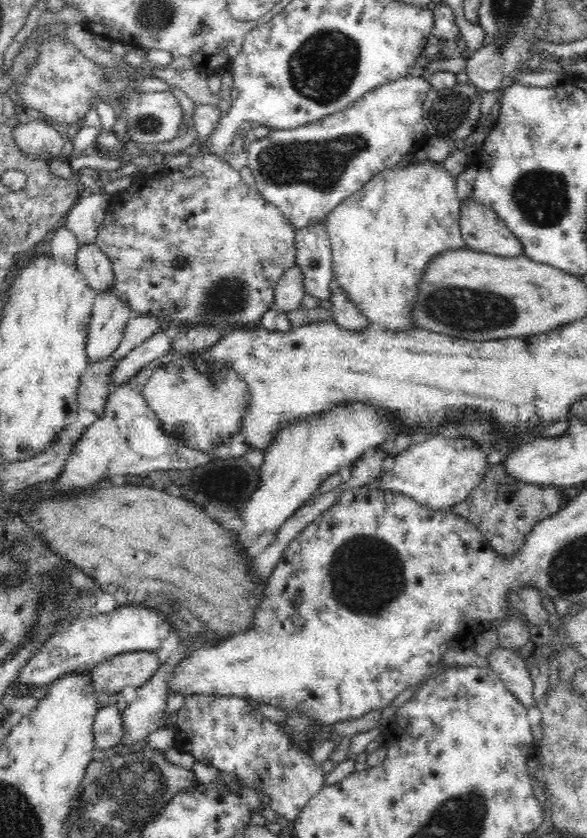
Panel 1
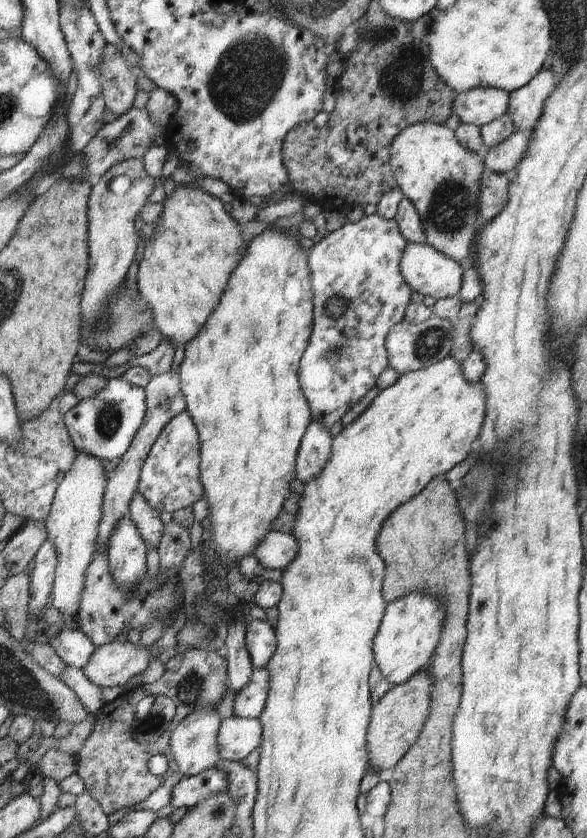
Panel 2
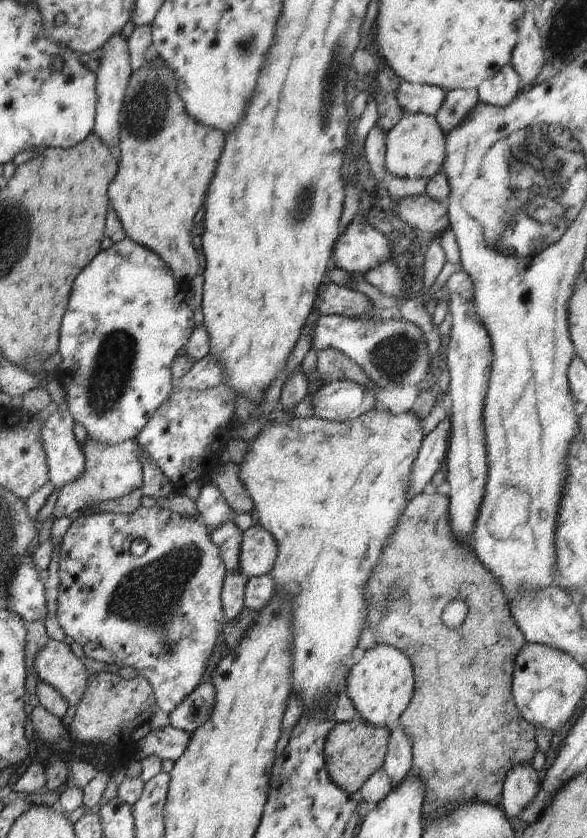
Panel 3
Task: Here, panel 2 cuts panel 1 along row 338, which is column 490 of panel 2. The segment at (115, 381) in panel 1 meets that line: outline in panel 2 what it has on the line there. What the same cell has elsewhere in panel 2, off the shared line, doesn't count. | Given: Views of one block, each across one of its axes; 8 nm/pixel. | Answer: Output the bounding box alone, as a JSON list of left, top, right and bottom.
[483,132,528,175]

